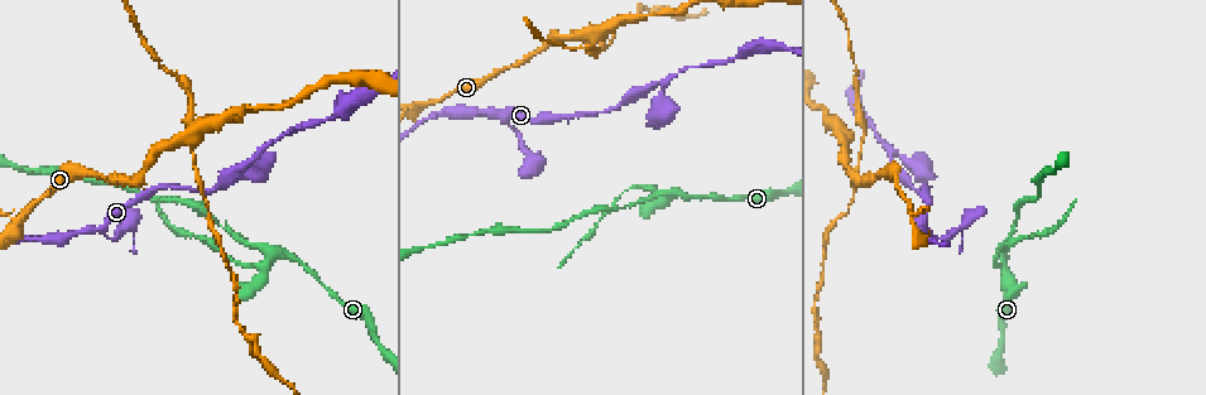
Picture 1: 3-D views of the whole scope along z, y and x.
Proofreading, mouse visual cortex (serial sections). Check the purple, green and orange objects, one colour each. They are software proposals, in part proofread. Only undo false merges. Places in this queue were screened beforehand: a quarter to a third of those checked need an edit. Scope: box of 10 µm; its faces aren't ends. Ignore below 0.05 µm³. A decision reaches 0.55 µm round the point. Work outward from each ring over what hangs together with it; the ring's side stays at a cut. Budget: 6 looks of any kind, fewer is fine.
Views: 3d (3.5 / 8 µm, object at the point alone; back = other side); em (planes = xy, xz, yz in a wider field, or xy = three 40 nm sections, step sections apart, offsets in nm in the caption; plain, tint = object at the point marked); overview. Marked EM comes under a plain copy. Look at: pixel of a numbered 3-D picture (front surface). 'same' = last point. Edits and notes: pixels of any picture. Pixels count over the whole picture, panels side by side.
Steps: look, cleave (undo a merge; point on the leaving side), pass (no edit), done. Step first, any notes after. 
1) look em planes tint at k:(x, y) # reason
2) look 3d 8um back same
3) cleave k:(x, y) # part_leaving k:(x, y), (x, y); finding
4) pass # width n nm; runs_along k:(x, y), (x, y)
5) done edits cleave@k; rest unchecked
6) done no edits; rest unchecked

look 3d 3.5um at 1:(892, 156)

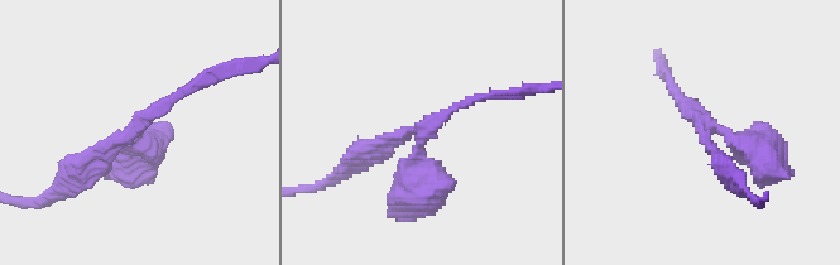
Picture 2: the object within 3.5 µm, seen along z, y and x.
look em xy step 3 tint at 2:(137, 130)

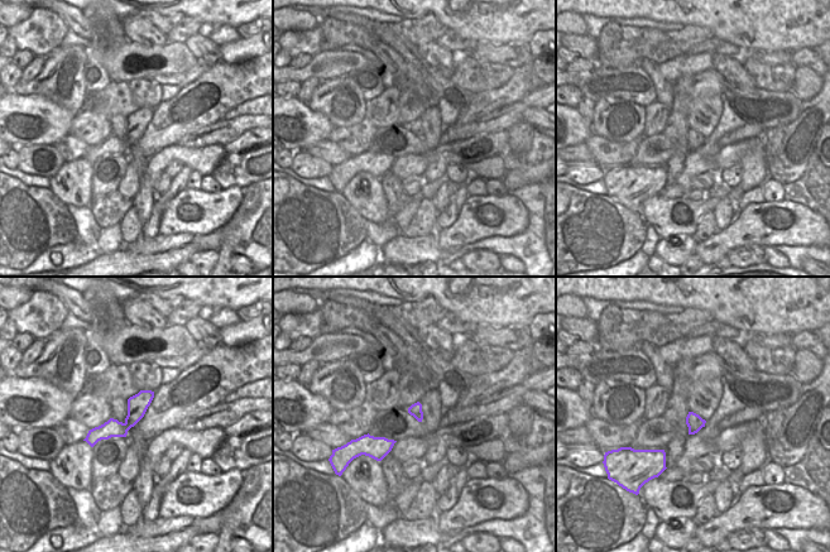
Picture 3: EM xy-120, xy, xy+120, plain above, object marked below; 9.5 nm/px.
pass # runs_along 2:(360, 155), (422, 130), (406, 198); continuous, no second cell

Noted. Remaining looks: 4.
look 3d 8um back at 1:(1002, 255) # four-way junction

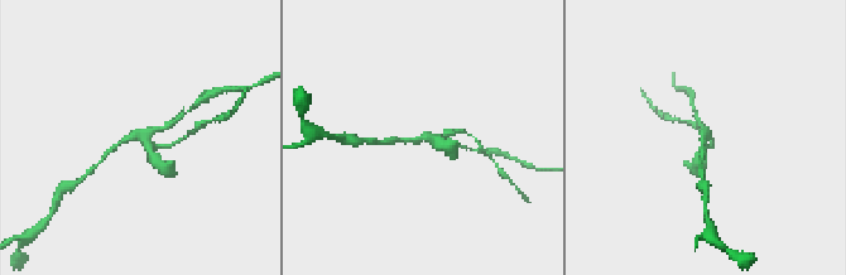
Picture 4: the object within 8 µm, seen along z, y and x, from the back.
look 3d 3.5um same

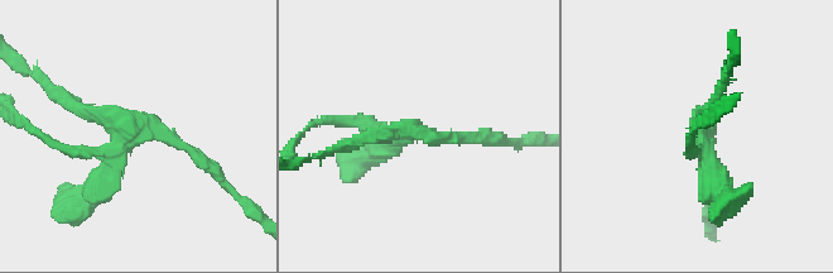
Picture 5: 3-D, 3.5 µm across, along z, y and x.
look em xy step 2 tint at 5:(134, 126) # arms 4; arm_widths 150, 150, 200, 300 nm; now the EM

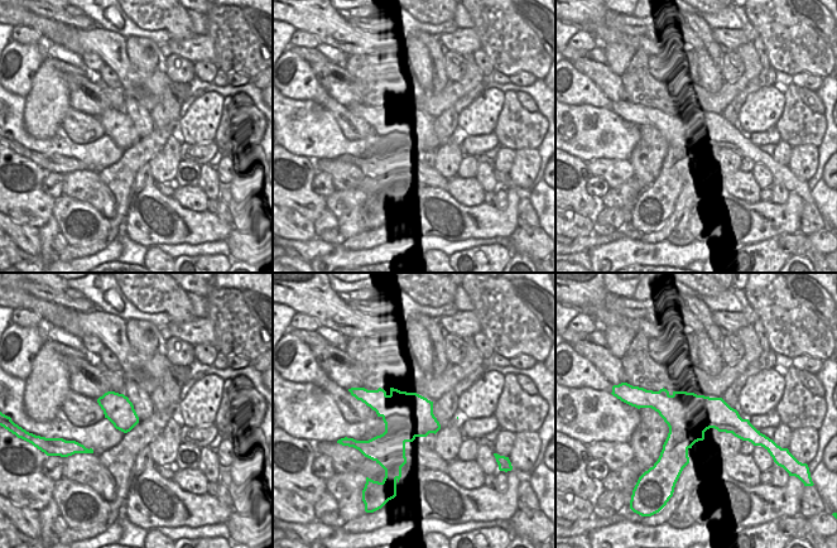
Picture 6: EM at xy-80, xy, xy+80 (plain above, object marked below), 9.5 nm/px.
cleave 5:(56, 144) # border 6:(365, 441), (375, 448), (376, 460); a second cell is stuck on

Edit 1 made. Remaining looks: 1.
done edits cleave@5; rest unchecked

